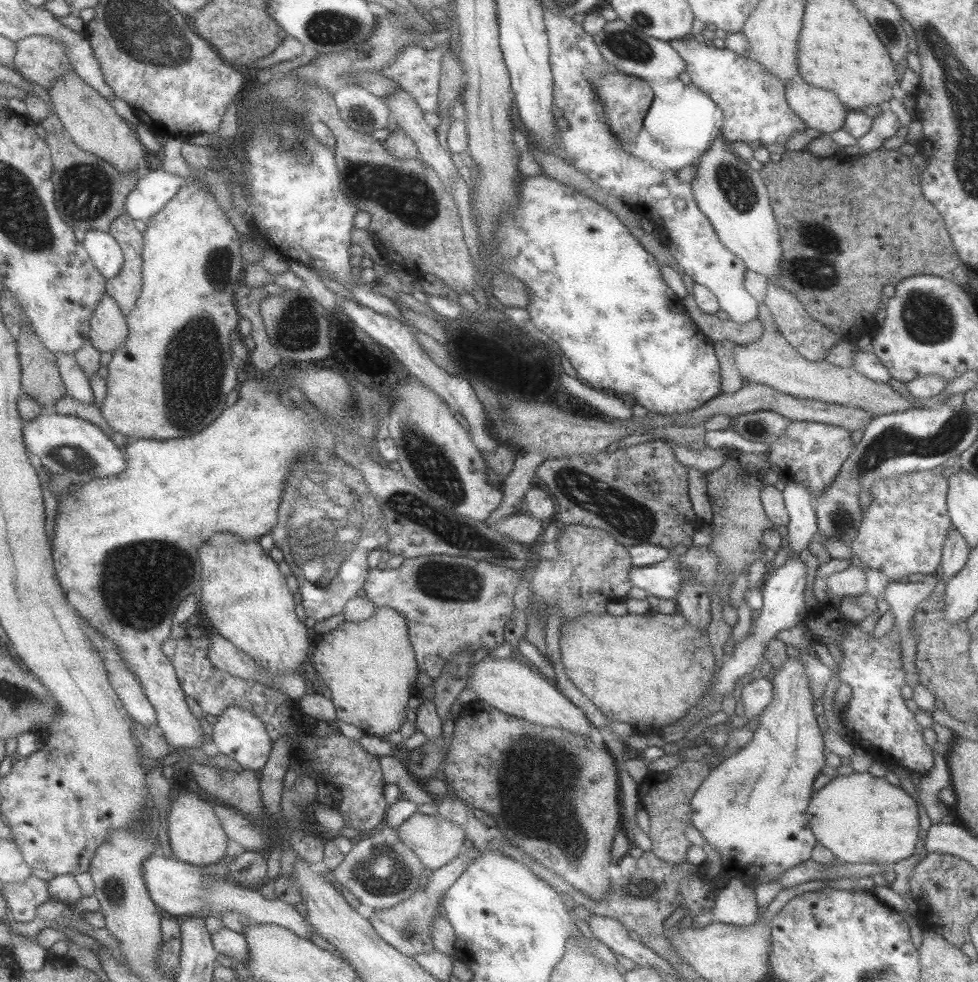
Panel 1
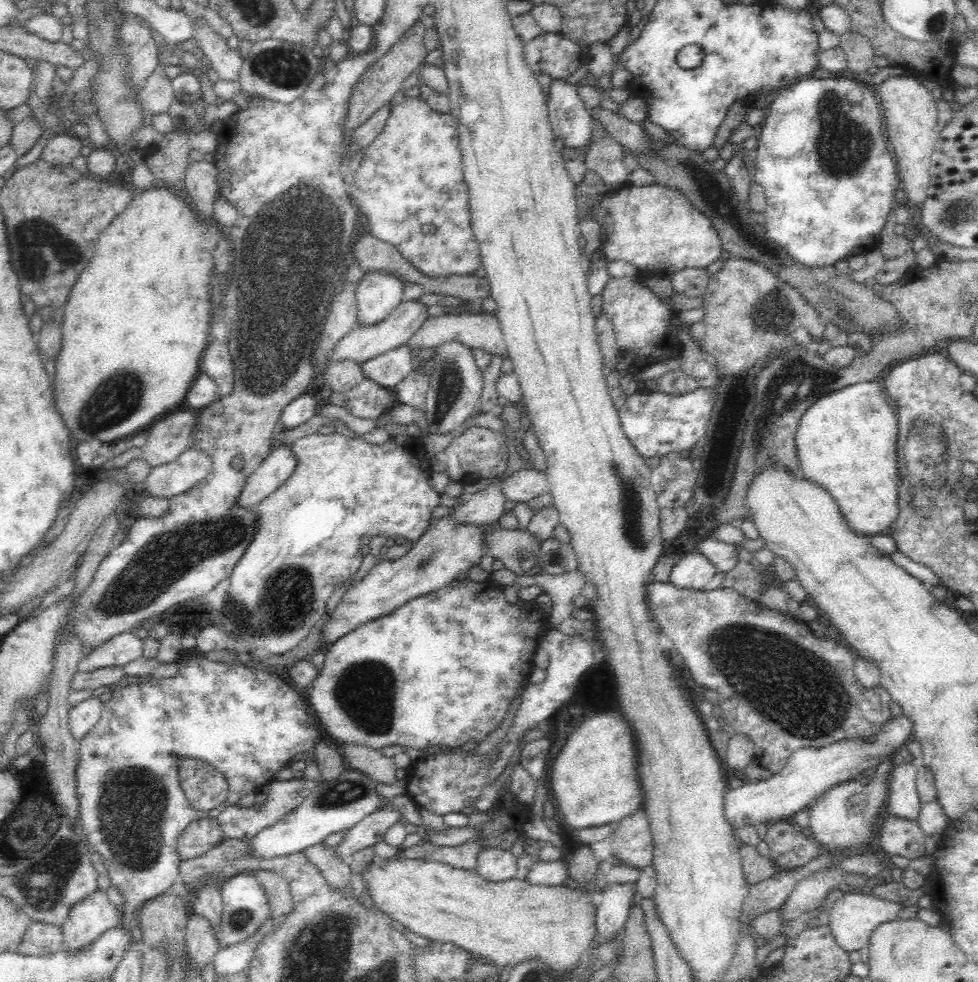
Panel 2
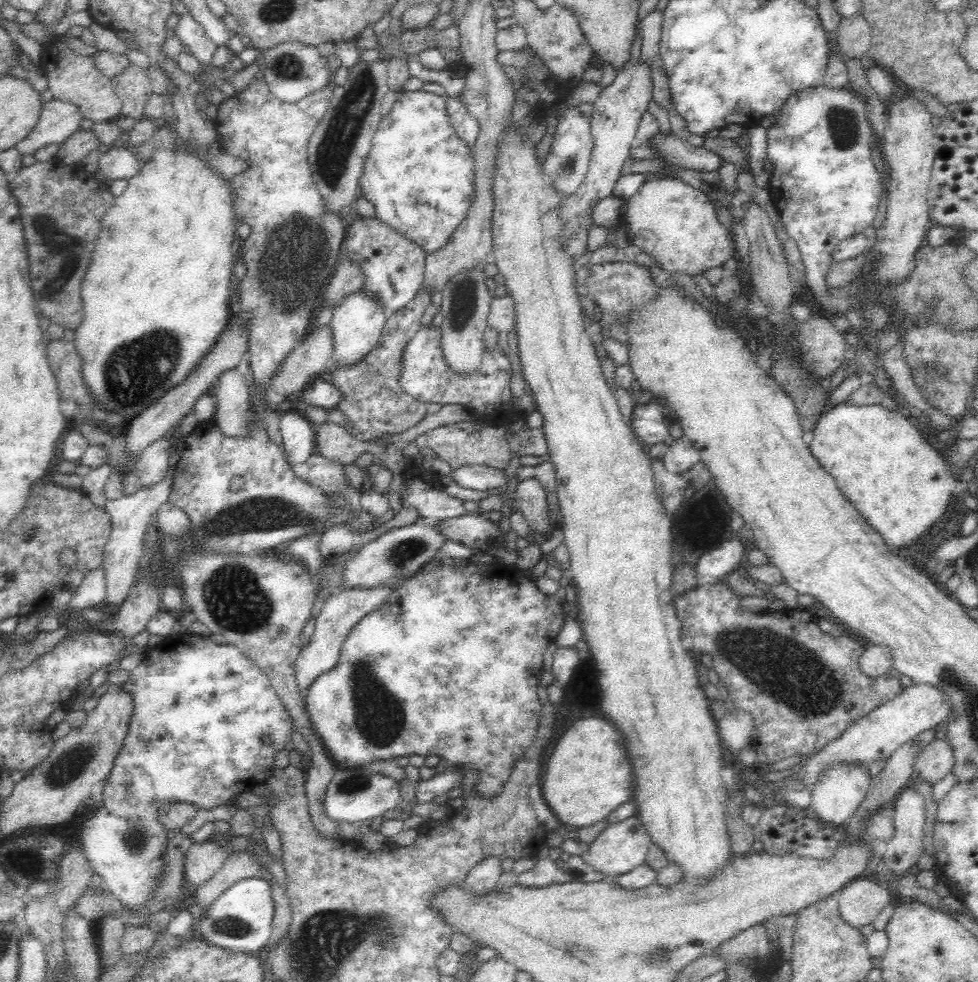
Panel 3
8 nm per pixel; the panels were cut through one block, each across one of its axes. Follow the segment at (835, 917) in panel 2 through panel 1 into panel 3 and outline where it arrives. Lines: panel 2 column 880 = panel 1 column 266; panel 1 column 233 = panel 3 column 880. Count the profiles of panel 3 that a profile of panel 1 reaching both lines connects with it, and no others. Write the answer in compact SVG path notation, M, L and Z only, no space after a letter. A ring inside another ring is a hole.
M854 878L836 893L840 918L852 928L868 926L892 902L893 891L866 878Z

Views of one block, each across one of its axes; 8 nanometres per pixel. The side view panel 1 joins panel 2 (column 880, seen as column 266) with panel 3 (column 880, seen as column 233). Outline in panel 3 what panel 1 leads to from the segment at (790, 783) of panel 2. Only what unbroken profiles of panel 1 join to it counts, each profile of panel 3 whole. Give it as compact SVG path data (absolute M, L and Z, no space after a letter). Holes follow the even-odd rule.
M912 685L905 688L897 698L878 706L878 709L872 710L852 726L845 728L838 738L825 745L822 750L803 756L796 764L795 773L787 778L799 782L808 792L812 792L824 770L840 764L850 766L870 764L878 760L888 761L898 748L915 740L915 737L925 730L934 729L951 716L950 703L942 693L928 685Z

